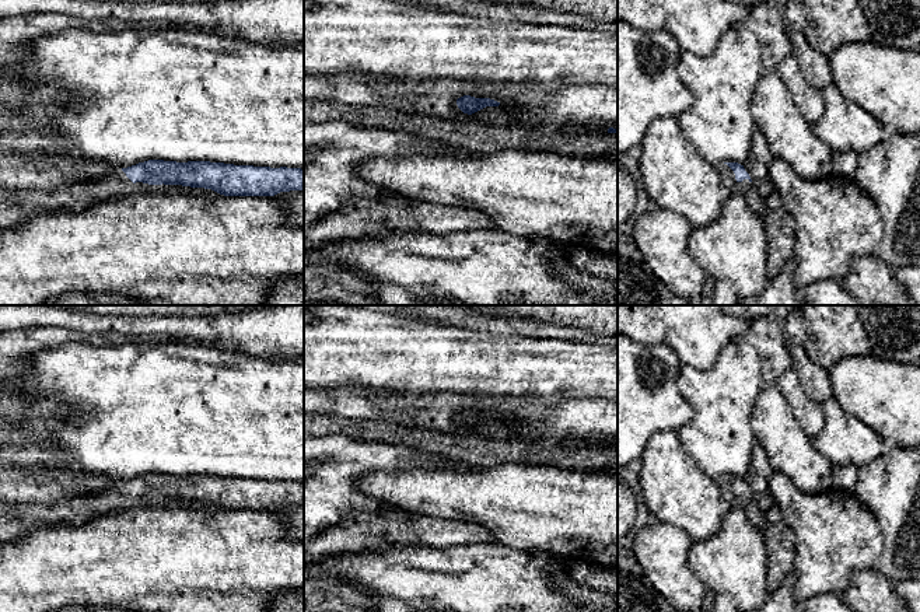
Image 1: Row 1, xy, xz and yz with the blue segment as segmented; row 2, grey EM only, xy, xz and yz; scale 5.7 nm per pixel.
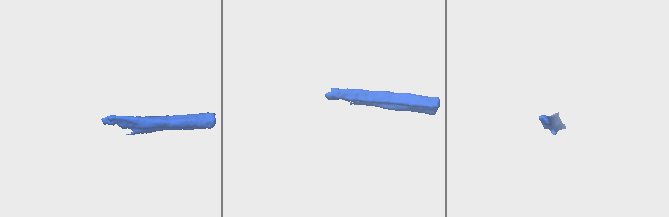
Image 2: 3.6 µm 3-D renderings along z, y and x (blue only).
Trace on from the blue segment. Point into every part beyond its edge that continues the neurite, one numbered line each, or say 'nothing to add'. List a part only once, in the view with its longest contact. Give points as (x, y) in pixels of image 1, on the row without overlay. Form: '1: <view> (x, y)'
1: xy (16, 520)

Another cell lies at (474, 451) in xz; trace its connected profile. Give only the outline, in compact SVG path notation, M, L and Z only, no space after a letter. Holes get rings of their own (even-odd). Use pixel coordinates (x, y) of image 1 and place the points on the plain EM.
M305 412L304 433L316 437L346 436L357 443L402 445L424 454L442 455L468 468L517 464L581 472L618 471L618 447L597 444L566 445L475 434L442 434L416 424L377 423L368 419Z

